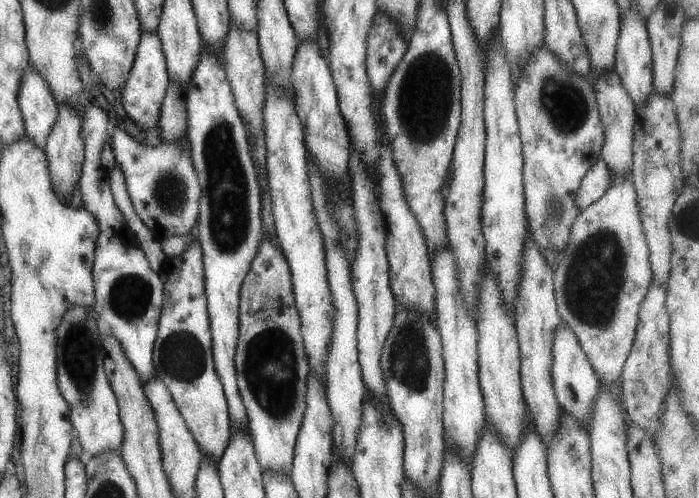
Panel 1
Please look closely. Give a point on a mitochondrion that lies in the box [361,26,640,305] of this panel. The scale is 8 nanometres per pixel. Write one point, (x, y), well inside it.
(425, 97)

